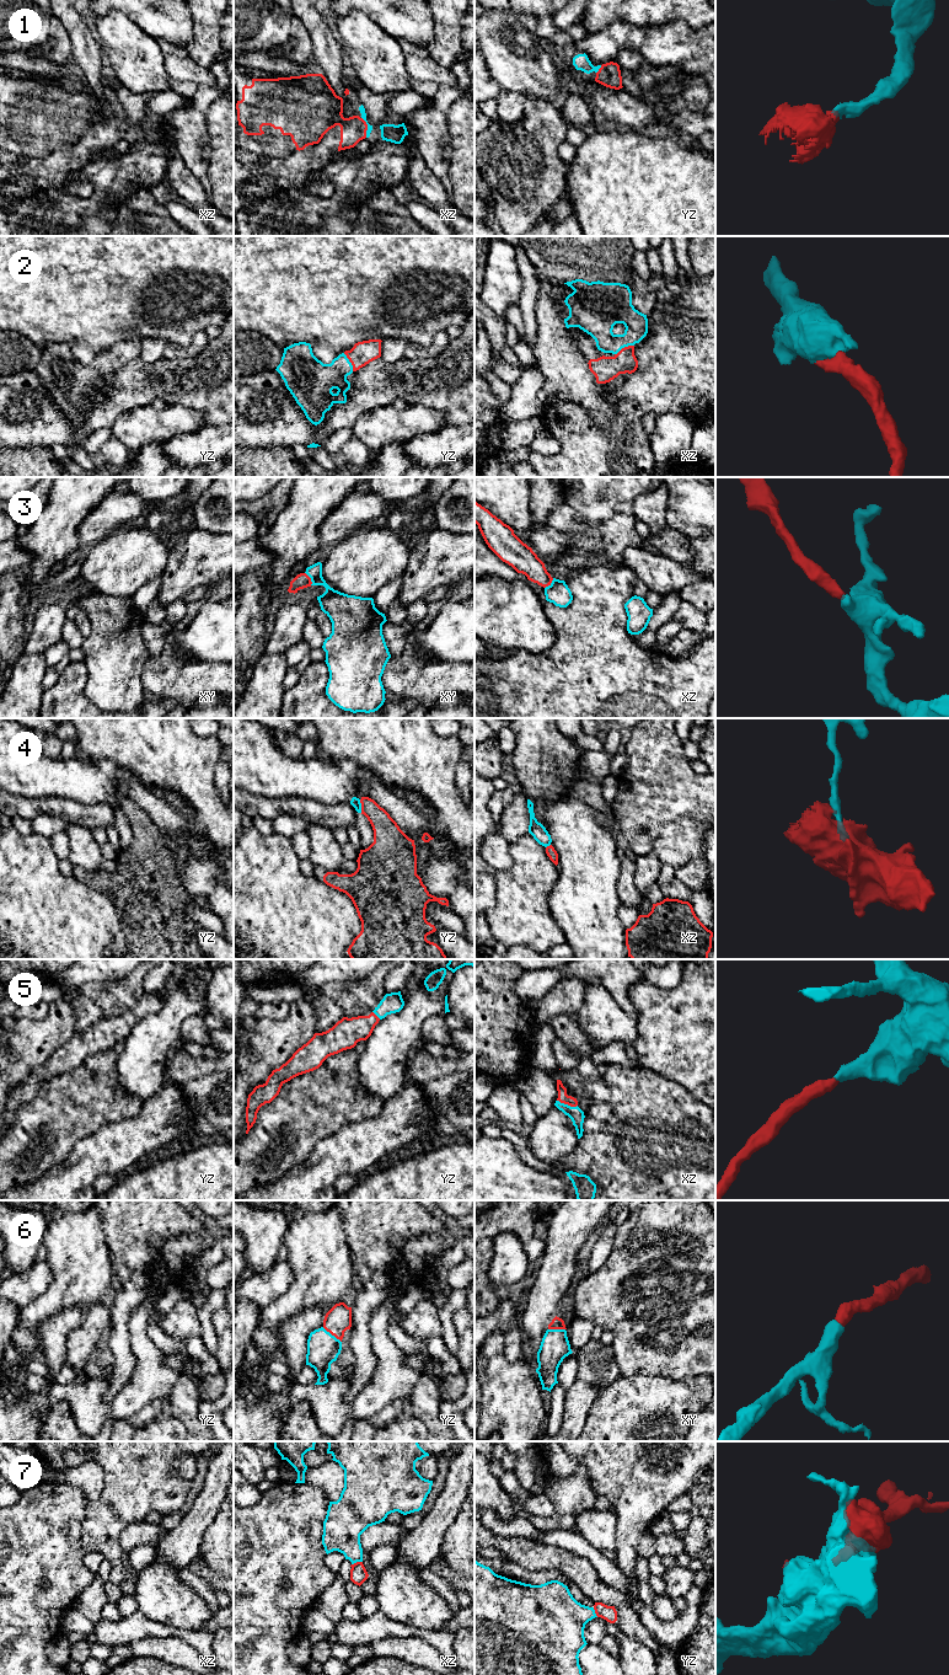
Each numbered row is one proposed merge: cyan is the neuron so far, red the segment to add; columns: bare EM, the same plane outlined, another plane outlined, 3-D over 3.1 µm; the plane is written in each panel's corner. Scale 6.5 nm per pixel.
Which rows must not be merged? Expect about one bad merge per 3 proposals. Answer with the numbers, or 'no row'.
4

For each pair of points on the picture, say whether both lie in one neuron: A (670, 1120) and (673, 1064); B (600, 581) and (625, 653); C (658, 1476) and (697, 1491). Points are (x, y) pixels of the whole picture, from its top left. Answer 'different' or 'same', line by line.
A: different
B: same
C: different

